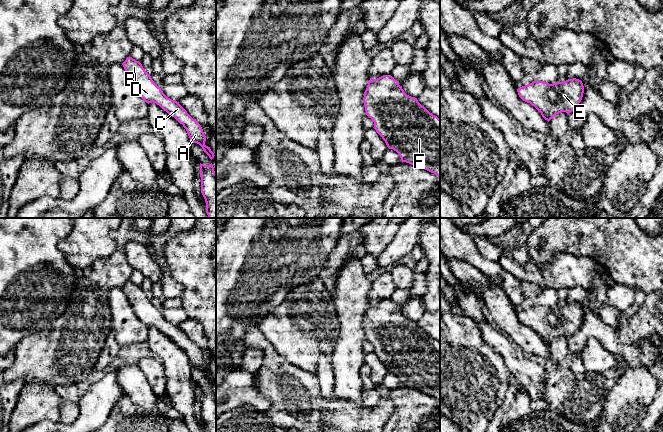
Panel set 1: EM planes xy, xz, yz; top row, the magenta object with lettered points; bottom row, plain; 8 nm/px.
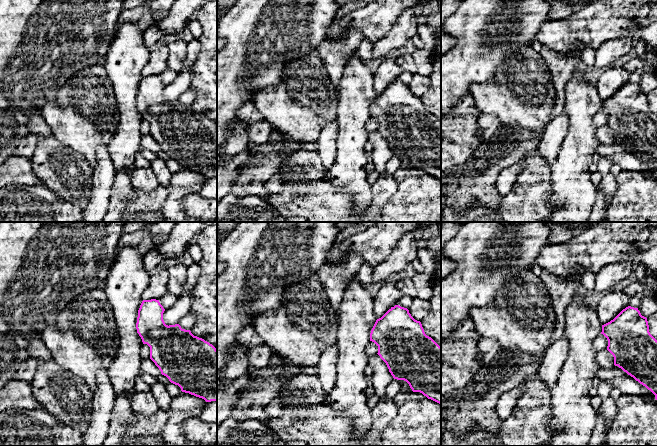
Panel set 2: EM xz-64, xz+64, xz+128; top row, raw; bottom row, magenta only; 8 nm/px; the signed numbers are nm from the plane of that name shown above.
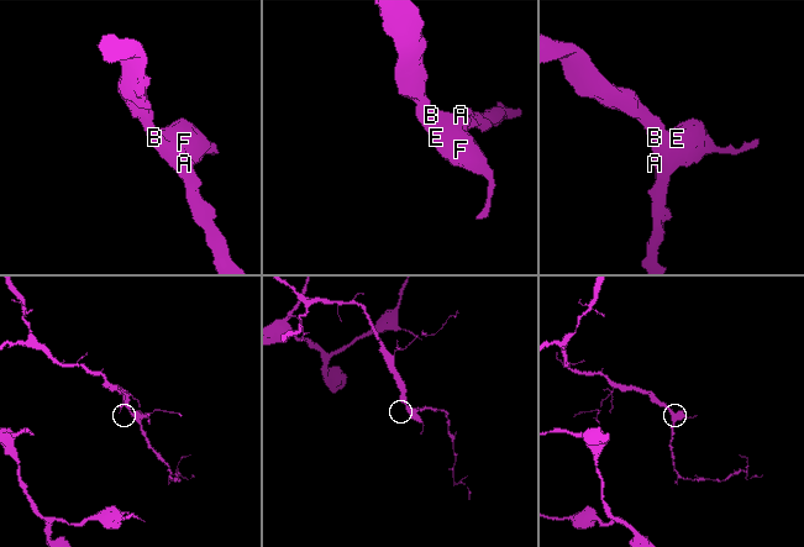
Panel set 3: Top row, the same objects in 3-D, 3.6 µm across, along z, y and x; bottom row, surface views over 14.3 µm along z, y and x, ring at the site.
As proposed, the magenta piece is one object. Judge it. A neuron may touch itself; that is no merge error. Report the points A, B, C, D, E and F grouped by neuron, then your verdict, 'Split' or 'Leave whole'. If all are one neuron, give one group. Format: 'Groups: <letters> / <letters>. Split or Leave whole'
Groups: A B C D E F. Leave whole

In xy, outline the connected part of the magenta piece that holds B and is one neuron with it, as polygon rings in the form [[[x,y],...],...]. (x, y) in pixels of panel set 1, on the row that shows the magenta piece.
[[[129,56],[122,65],[141,98],[148,104],[156,103],[174,117],[186,129],[191,143],[199,144],[212,160],[215,155],[210,147],[205,145],[206,136],[201,125],[187,113],[179,102],[168,98],[163,93],[139,61]]]

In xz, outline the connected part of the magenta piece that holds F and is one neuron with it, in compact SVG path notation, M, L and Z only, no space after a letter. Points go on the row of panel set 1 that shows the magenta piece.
M391 75L370 78L364 92L363 103L366 115L374 122L374 129L389 149L396 151L402 162L417 165L440 177L440 119L422 106L417 98L407 95Z

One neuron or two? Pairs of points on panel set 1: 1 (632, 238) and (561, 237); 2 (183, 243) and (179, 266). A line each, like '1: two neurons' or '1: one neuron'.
1: one neuron
2: one neuron

